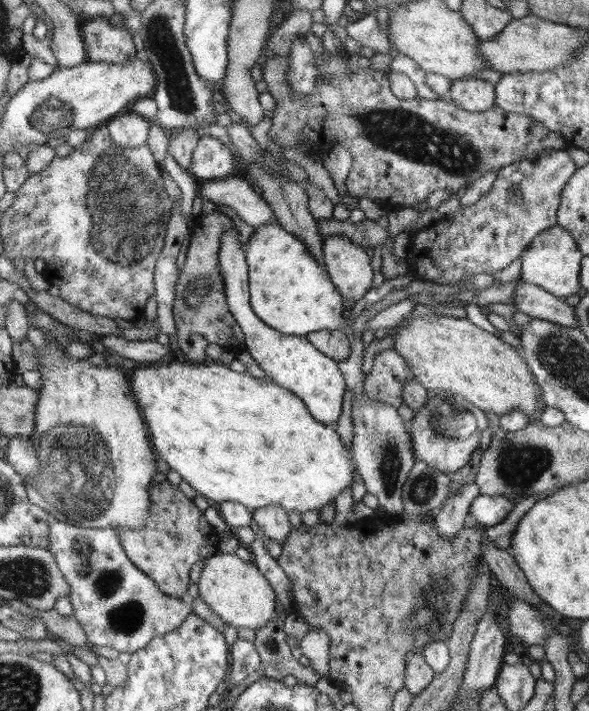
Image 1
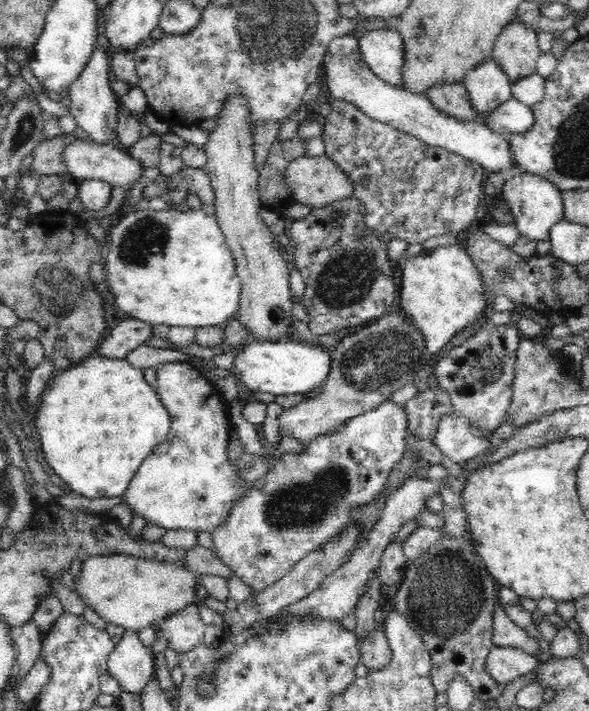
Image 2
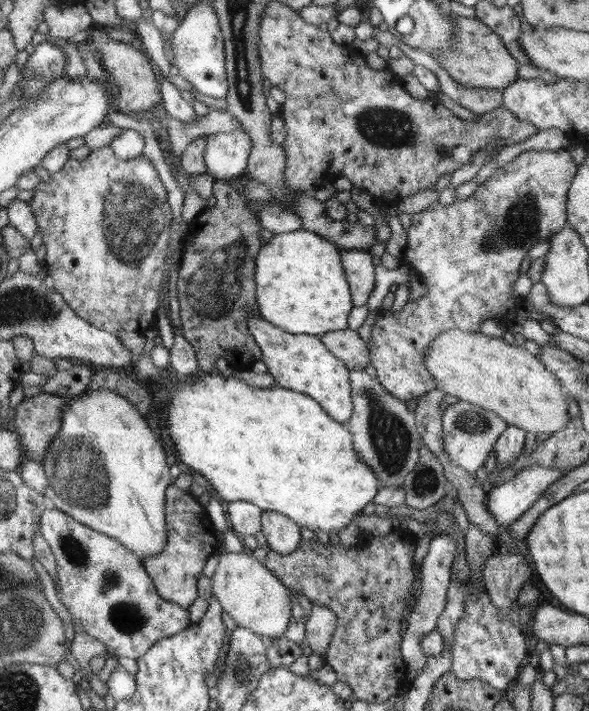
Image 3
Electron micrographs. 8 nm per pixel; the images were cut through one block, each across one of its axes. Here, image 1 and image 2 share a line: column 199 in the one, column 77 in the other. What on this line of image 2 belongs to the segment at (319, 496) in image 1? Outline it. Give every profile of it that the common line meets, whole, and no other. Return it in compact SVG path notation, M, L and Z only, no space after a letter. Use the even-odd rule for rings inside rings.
M93 353L80 363L66 370L56 372L40 397L42 403L36 412L35 425L38 428L46 462L48 462L52 470L66 483L66 486L71 490L70 492L78 492L80 496L86 496L86 498L102 498L102 496L112 498L124 494L126 488L130 486L130 481L136 476L136 472L138 472L144 459L154 450L155 446L163 443L165 438L168 438L168 433L170 432L172 419L170 418L168 409L164 406L160 397L158 397L156 390L146 381L144 372L138 370L138 368L132 368L126 359L105 358L102 355Z

